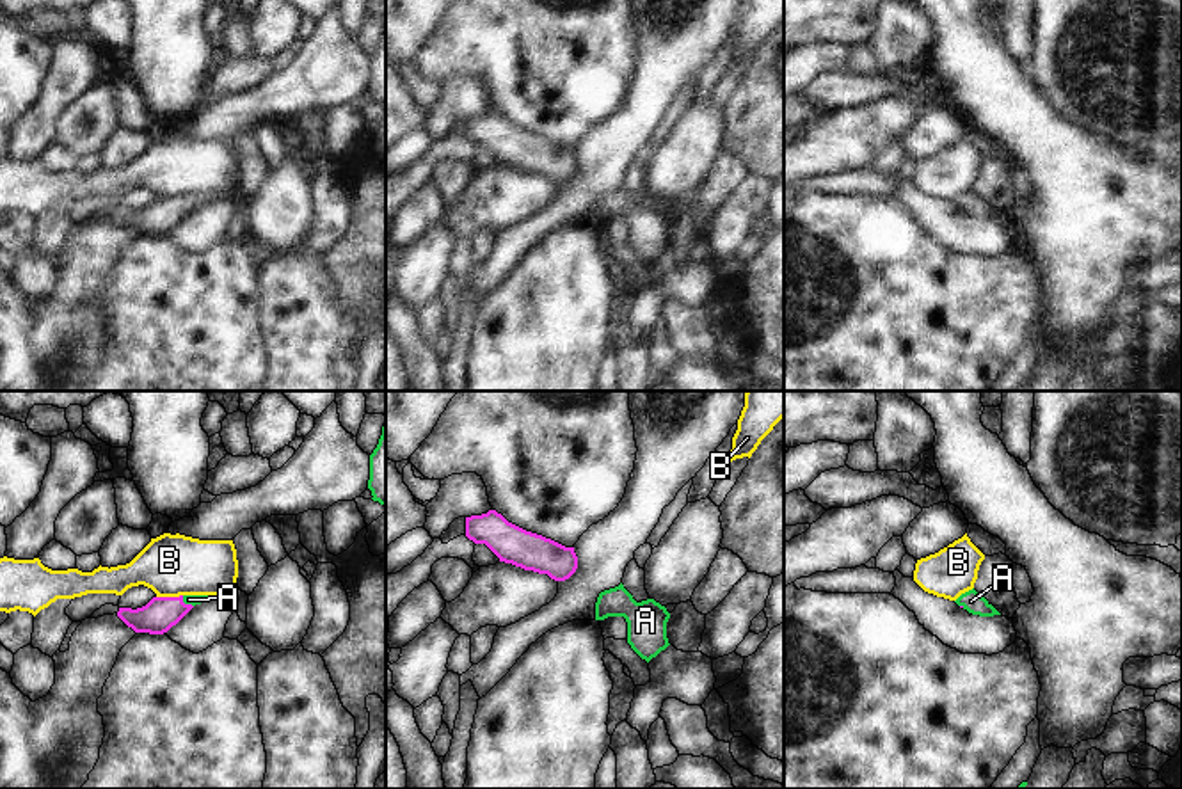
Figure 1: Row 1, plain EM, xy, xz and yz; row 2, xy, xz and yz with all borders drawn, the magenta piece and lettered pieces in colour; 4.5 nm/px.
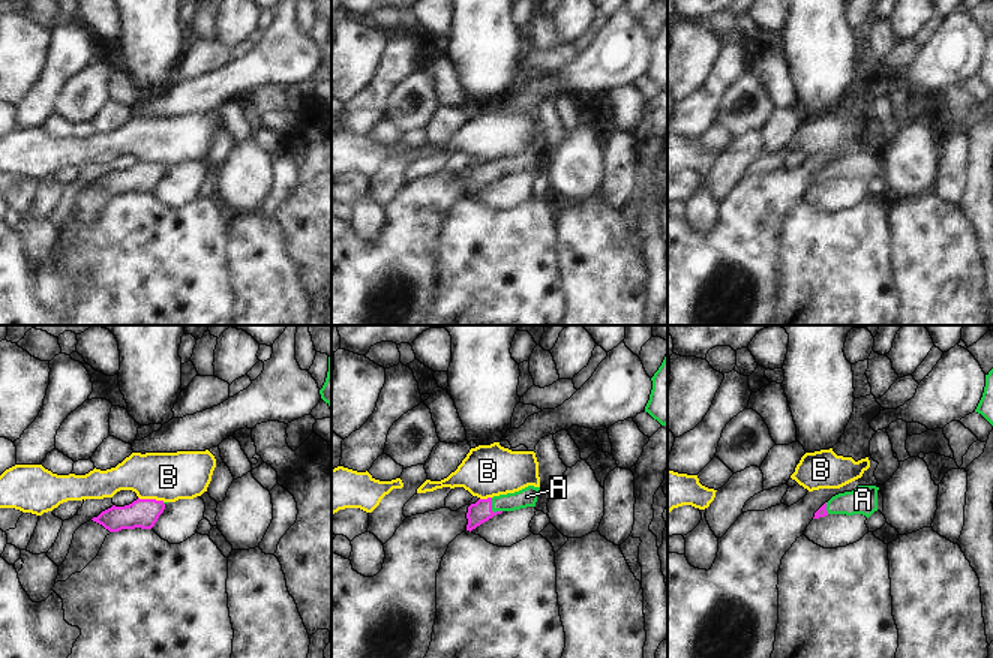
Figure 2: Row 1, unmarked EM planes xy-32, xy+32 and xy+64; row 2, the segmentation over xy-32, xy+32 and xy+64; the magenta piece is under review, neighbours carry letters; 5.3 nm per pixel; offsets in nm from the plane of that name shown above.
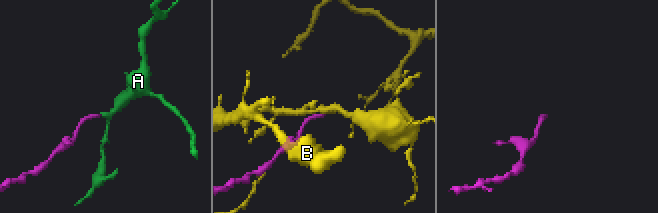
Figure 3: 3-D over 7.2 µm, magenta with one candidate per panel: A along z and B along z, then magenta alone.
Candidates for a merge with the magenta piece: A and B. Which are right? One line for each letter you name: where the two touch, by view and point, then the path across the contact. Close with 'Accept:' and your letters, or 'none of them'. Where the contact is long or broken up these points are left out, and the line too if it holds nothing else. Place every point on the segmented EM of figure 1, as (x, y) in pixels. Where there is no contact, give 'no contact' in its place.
A: xy (183, 603) | across xy (160, 613), (183, 603), (189, 599)
Accept: A

